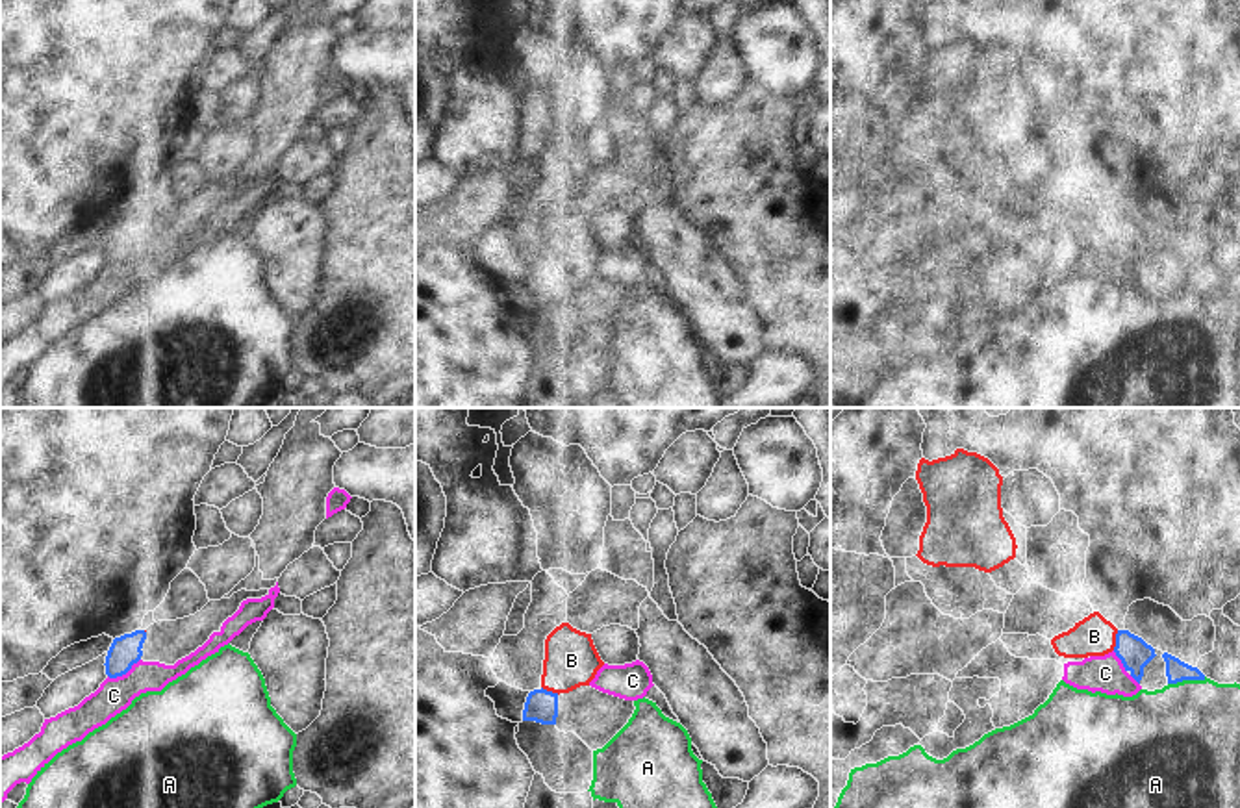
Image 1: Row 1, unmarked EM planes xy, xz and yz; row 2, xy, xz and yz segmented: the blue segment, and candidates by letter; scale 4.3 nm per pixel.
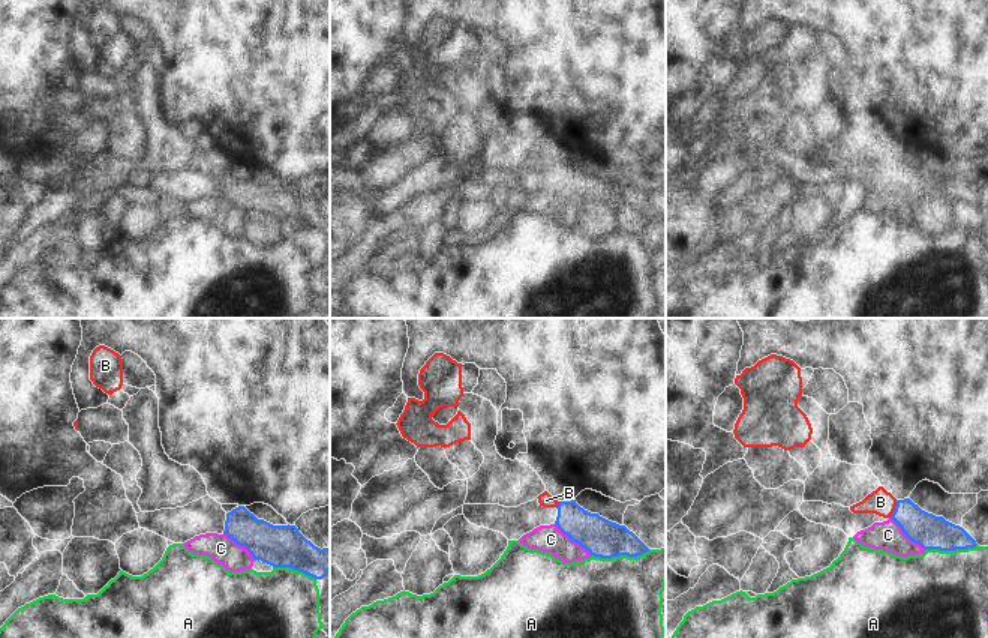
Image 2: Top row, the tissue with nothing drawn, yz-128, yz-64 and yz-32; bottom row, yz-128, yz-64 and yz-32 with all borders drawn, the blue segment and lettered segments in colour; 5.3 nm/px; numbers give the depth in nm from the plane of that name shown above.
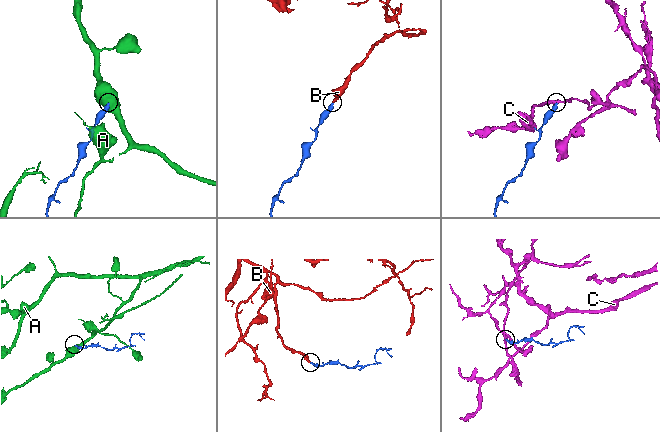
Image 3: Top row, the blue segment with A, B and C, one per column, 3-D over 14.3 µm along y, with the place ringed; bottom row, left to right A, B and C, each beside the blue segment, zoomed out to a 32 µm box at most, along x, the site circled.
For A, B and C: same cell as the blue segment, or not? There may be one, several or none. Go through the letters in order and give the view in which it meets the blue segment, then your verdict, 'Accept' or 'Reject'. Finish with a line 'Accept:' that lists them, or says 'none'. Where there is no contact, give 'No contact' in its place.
A: Touches blue in yz. Reject
B: Touches blue in yz. Accept
C: Touches blue in xy. Reject
Accept: B

